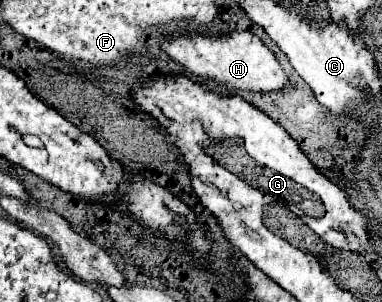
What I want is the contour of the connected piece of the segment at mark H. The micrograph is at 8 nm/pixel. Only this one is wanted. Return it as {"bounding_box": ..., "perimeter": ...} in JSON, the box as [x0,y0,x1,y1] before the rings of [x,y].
{"bounding_box":[162,31,286,93],"perimeter":[[[234,31],[224,37],[180,37],[172,41],[162,41],[162,49],[190,73],[206,79],[210,77],[226,93],[272,93],[282,91],[286,85],[286,73],[278,63],[276,55],[260,41],[258,35],[250,31]]]}

